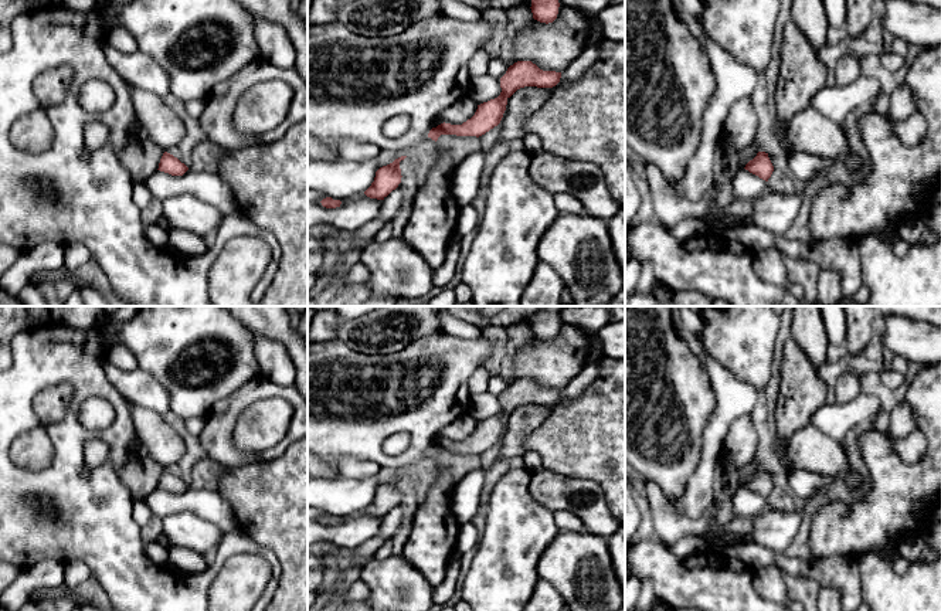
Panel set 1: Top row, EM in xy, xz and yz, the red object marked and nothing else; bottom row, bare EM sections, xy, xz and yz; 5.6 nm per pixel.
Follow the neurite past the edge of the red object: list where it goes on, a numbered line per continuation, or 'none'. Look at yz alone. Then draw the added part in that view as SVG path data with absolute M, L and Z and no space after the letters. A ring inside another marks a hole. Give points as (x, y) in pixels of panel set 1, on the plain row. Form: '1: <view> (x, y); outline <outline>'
none

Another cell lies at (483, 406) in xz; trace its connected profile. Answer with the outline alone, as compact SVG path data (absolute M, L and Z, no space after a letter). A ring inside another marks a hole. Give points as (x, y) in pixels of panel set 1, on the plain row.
M482 393L470 397L469 414L478 421L488 420L500 413L500 397L492 393Z

